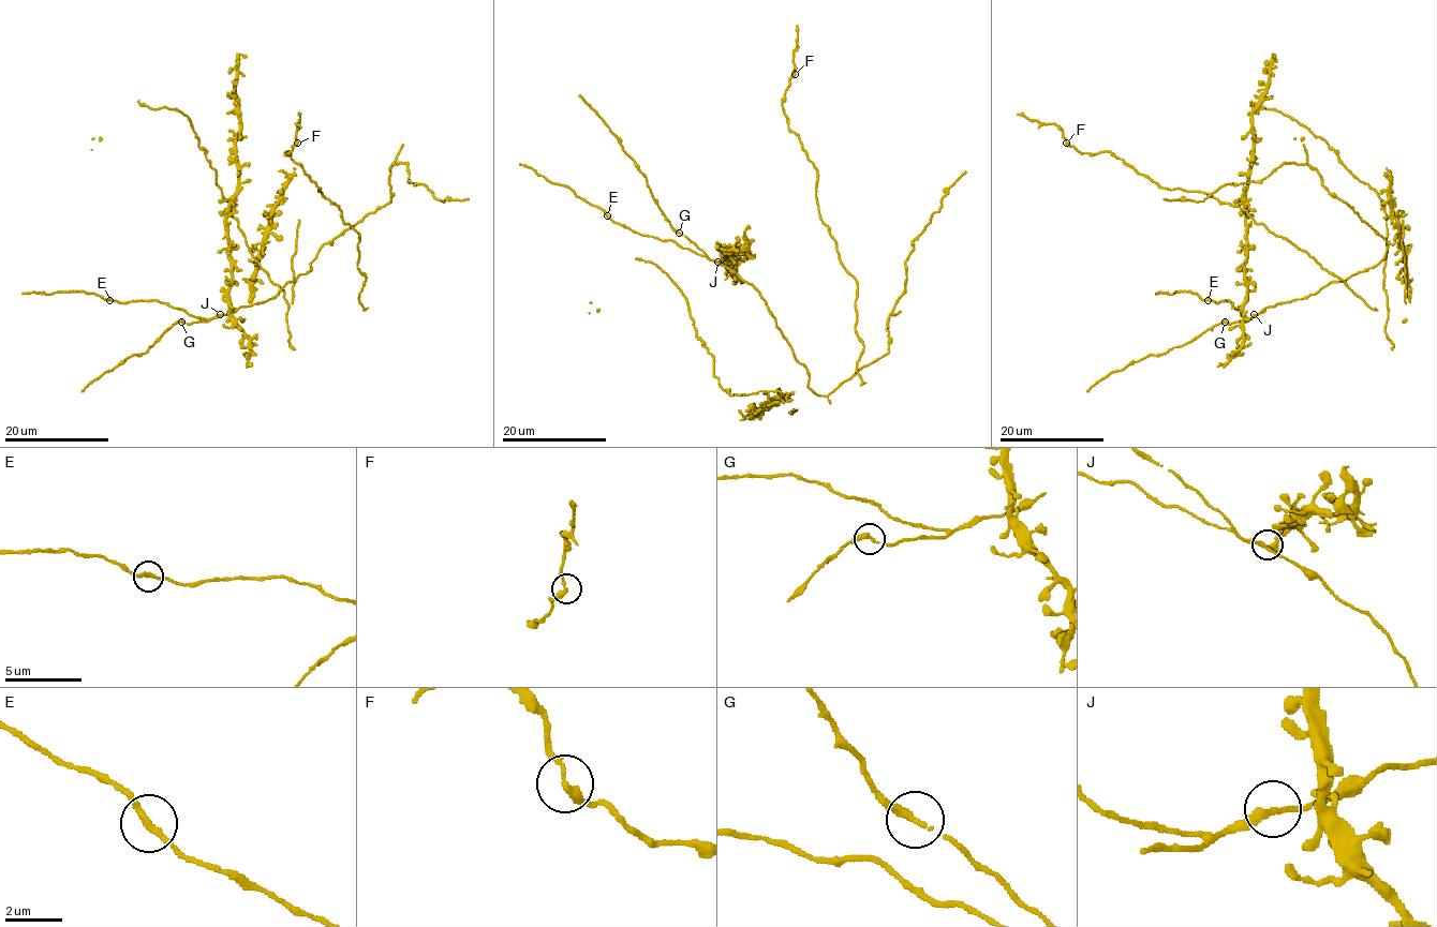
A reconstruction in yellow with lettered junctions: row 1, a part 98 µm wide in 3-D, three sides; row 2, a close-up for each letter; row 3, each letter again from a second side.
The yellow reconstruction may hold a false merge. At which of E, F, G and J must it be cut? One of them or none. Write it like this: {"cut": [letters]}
{"cut": []}

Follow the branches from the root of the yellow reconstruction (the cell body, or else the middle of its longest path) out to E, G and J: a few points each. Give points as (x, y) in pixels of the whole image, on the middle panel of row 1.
E: (808, 369), (795, 358), (766, 301), (752, 284), (723, 265), (672, 240), (633, 233), (607, 215)
G: (808, 369), (795, 358), (759, 293), (713, 262), (679, 233)
J: (808, 369), (795, 358), (759, 293), (717, 262)

